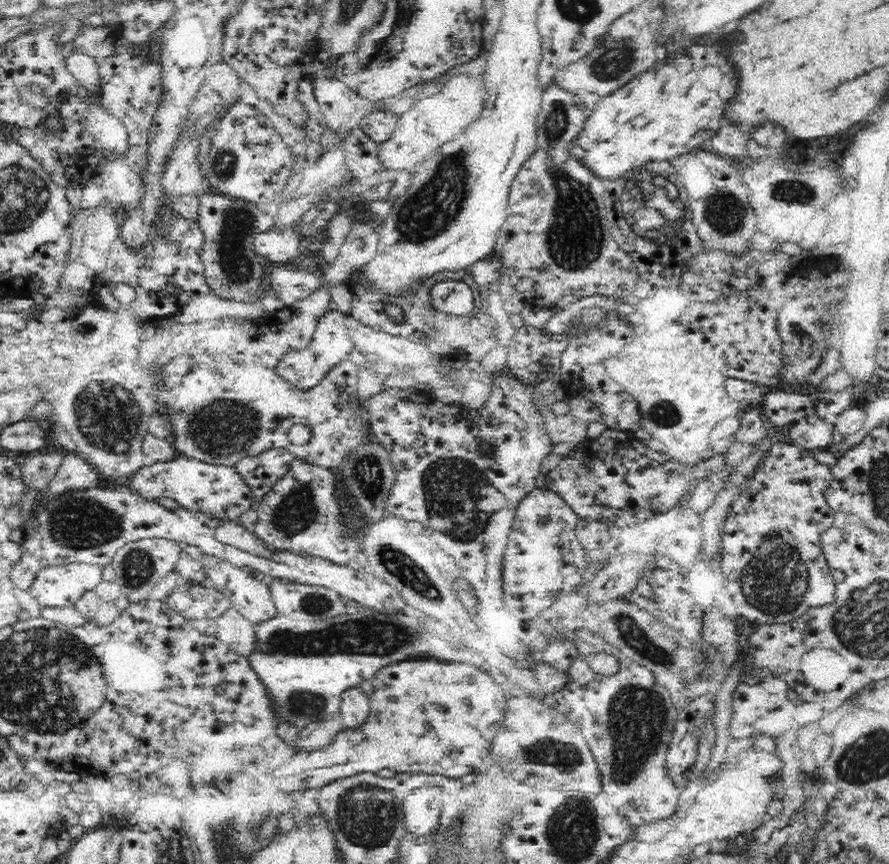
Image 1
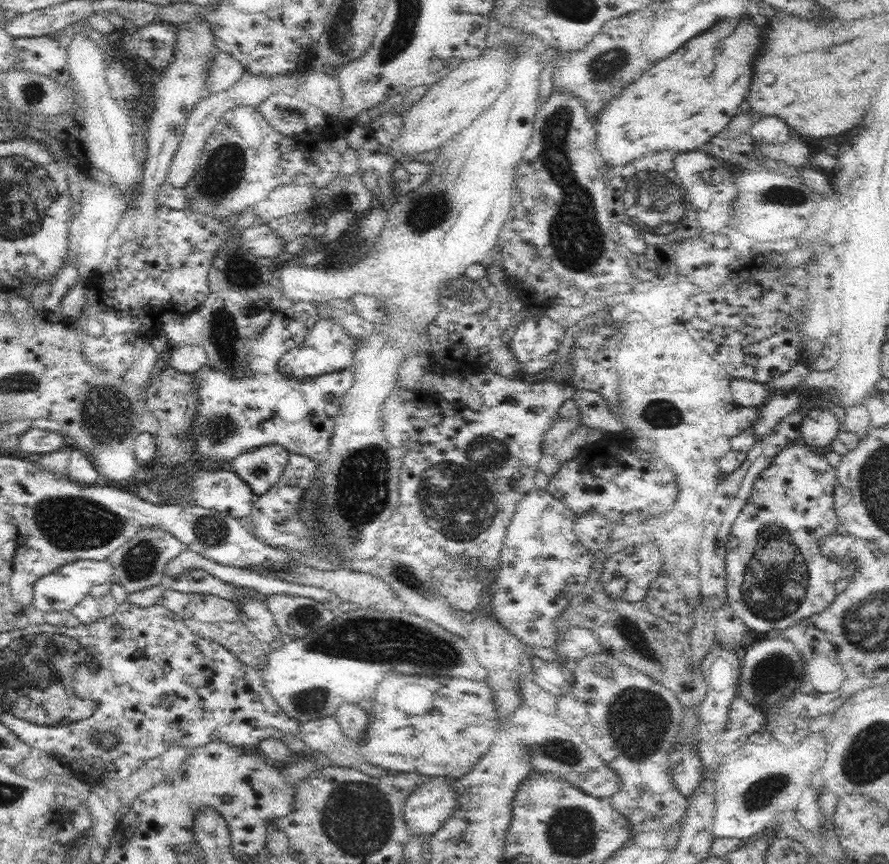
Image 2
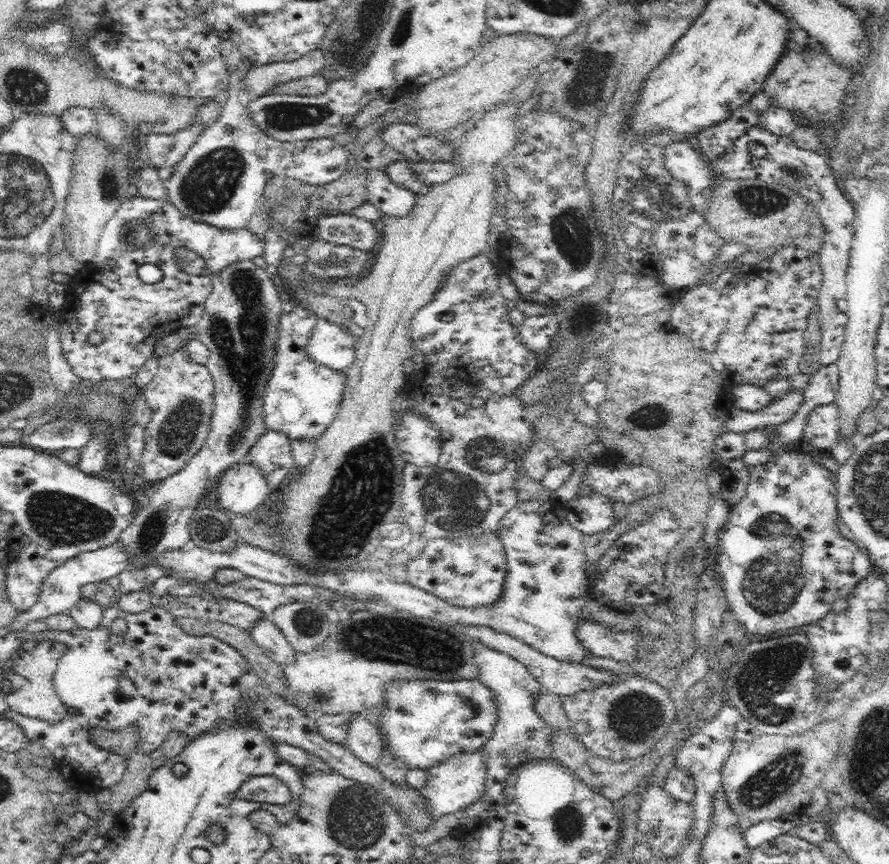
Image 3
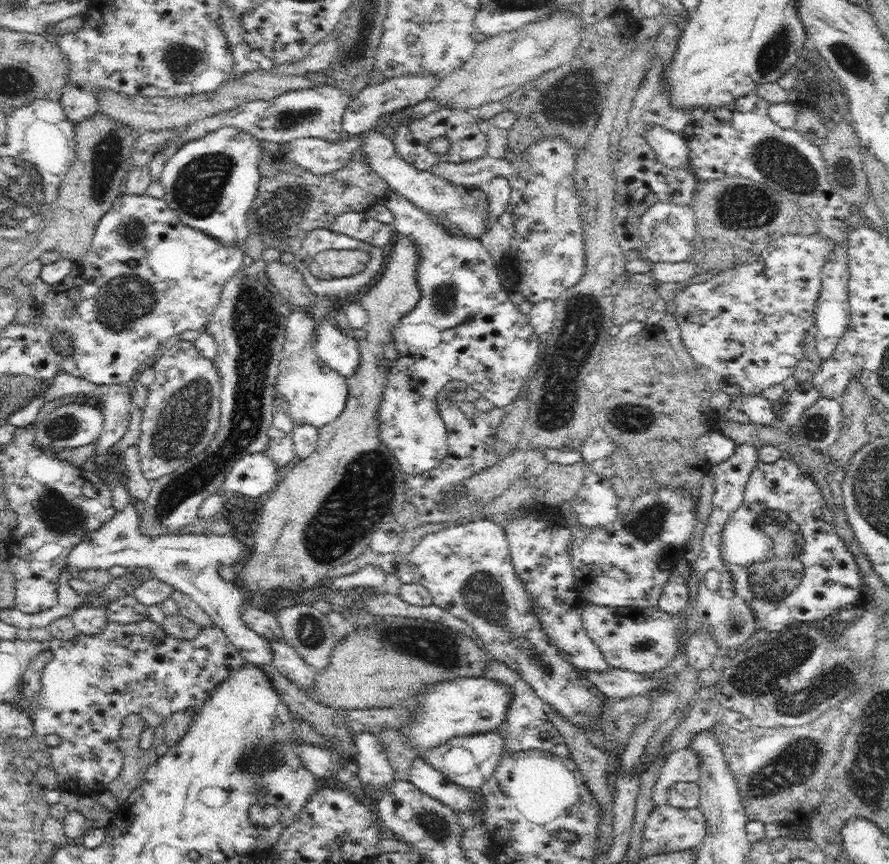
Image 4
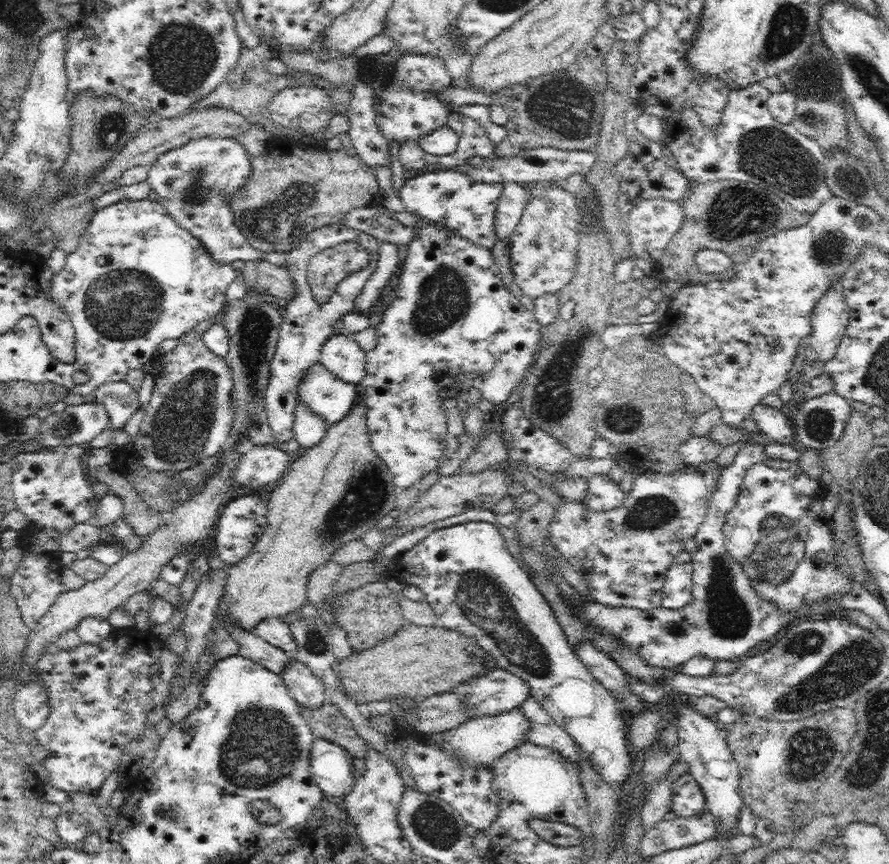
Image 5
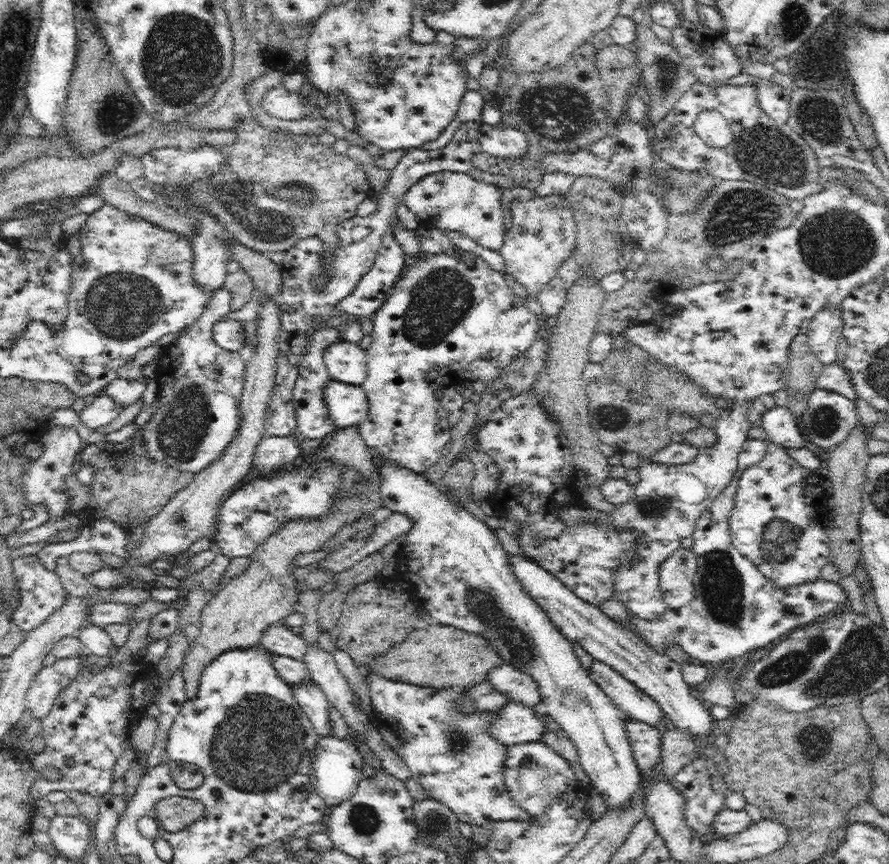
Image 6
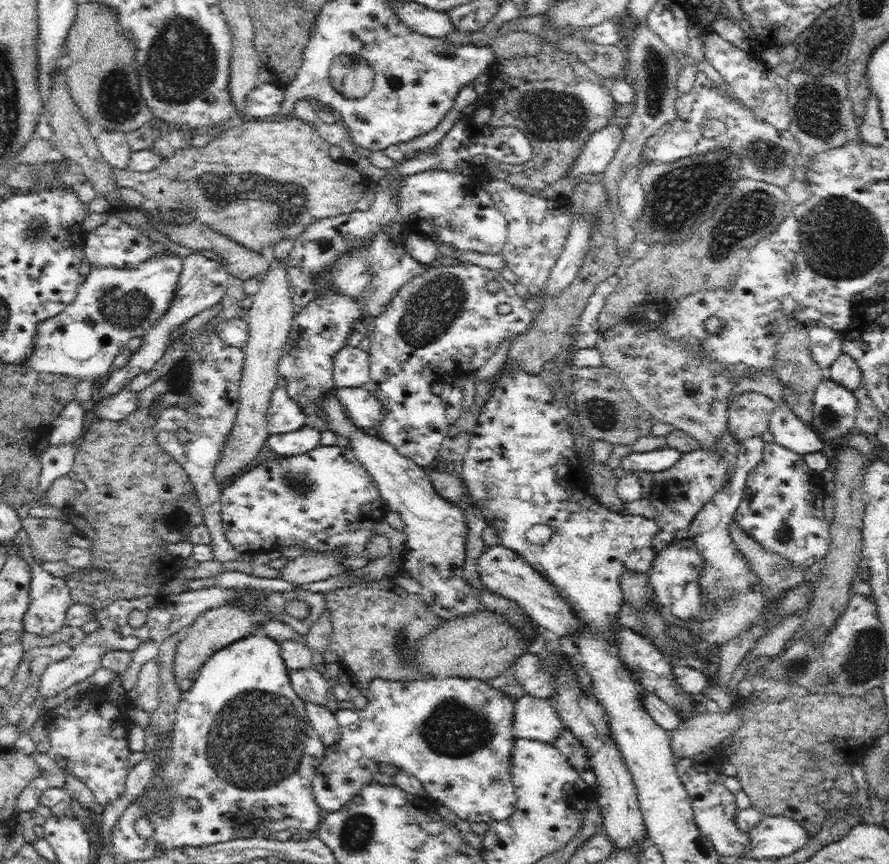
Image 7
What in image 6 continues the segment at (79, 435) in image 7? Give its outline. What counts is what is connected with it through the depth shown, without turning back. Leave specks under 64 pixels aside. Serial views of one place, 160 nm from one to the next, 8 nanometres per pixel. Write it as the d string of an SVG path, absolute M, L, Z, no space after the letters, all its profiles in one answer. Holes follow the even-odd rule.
M52 427L48 428L42 437L43 453L27 466L22 477L22 488L24 495L30 503L42 505L48 509L50 518L52 516L67 516L71 509L69 497L66 495L66 478L77 471L79 460L78 452L82 450L82 442L77 430L72 427Z

